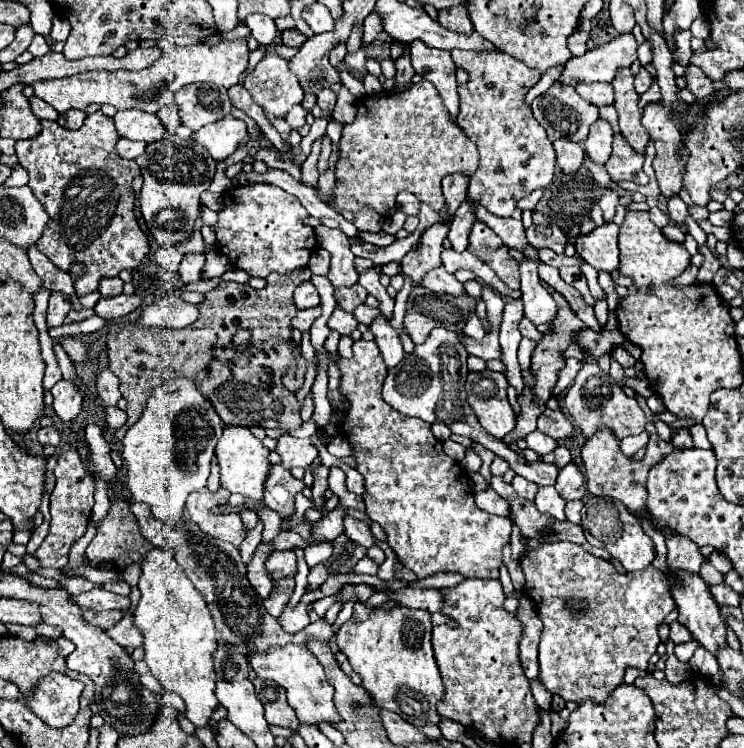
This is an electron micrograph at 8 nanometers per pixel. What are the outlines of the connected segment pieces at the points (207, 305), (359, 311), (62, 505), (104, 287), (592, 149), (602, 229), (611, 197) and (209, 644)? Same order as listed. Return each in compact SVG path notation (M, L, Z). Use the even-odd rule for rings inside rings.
M304 265L286 275L272 273L266 279L266 289L260 291L252 289L250 285L220 281L212 291L206 293L204 303L200 303L198 321L184 329L150 329L130 321L112 321L106 335L108 367L116 377L120 377L120 393L128 401L128 421L114 433L114 443L120 443L124 433L140 419L142 411L146 409L150 389L172 375L194 377L226 425L286 431L300 429L300 403L296 395L280 381L286 371L294 367L290 321L298 309L294 307L292 295L294 289L310 277L312 271L308 265ZM238 329L248 329L252 333L250 353L238 355L238 351L234 351L232 337Z
M360 305L360 307L356 307L356 309L354 309L354 313L352 313L352 315L356 317L356 321L358 321L358 323L370 325L370 321L374 321L374 317L378 317L378 315L380 315L380 311L378 311L378 309L374 309L374 307L368 307L368 305Z
M76 449L60 453L58 463L54 467L54 477L56 477L56 485L50 495L50 515L52 515L50 533L44 539L44 543L38 547L36 557L40 561L40 567L62 569L68 563L70 547L86 533L86 523L92 515L92 505L94 505L96 481L92 475L86 473Z
M106 277L106 279L102 279L100 281L100 293L102 293L102 297L116 297L116 295L120 295L122 293L122 279L120 277Z
M598 119L592 127L590 127L590 135L584 141L584 149L590 155L592 161L596 163L606 163L612 151L612 125L604 119Z
M604 223L588 235L574 239L576 255L580 255L594 269L614 271L618 269L618 225Z
M606 191L606 193L602 195L602 199L598 201L598 205L600 205L602 211L604 211L604 221L612 221L614 209L616 209L616 205L618 205L618 193Z
M154 547L152 551L148 551L144 555L140 567L142 567L142 575L140 575L140 581L138 581L138 589L140 589L142 595L140 595L138 607L134 611L134 623L144 633L144 651L146 651L144 661L164 689L170 689L184 699L186 717L196 727L204 727L204 725L208 725L208 719L218 705L218 699L214 697L216 673L214 673L214 663L212 663L212 653L216 651L218 633L214 629L210 609L208 609L204 597L194 589L194 585L186 577L184 569L176 563L174 553Z

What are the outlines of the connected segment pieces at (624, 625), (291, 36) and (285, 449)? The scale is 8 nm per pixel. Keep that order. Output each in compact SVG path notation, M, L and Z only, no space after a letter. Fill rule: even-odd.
M568 541L542 543L536 549L528 549L520 559L520 565L526 577L524 595L536 603L538 617L544 623L540 639L540 681L550 693L560 695L564 701L606 701L622 683L628 667L648 669L648 661L660 643L658 625L676 609L670 595L670 581L660 569L650 565L642 571L620 575L610 561L598 559Z
M288 29L288 31L282 33L282 41L284 41L284 45L298 49L306 41L306 35L302 35L298 29Z
M290 435L278 437L276 453L282 457L282 465L286 469L310 467L312 461L318 457L318 449L310 439L298 439Z

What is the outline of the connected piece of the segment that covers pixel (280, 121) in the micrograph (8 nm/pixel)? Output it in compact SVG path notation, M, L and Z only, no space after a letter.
M266 113L266 117L270 119L270 123L278 131L284 141L289 144L288 138L292 129L287 121L284 118L274 117L274 115L270 115L270 113Z

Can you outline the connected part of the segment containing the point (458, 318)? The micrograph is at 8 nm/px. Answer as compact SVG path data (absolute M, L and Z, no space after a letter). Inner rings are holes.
M416 285L408 297L408 311L404 325L414 343L426 341L434 327L452 329L462 335L462 329L468 321L468 315L476 311L476 299L470 295L448 295L448 293L430 293Z

